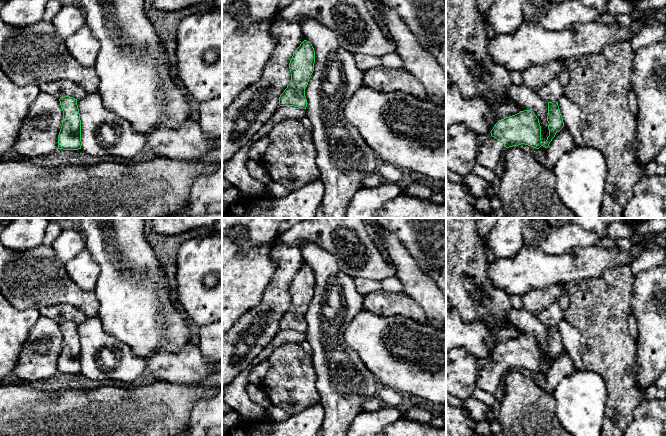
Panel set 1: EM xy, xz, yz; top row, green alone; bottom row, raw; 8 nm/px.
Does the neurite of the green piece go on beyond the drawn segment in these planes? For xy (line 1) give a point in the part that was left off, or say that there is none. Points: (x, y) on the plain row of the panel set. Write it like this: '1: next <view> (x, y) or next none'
1: next none

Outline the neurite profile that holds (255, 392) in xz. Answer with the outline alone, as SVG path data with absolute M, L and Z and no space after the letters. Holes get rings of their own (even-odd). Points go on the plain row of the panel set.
M248 383L246 392L252 402L256 403L265 410L267 410L272 405L269 397L259 384Z

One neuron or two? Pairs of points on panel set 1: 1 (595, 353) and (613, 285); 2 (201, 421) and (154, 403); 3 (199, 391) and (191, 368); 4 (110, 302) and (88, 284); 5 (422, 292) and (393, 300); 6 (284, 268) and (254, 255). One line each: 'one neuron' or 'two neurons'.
1: one neuron
2: two neurons
3: two neurons
4: two neurons
5: two neurons
6: two neurons

